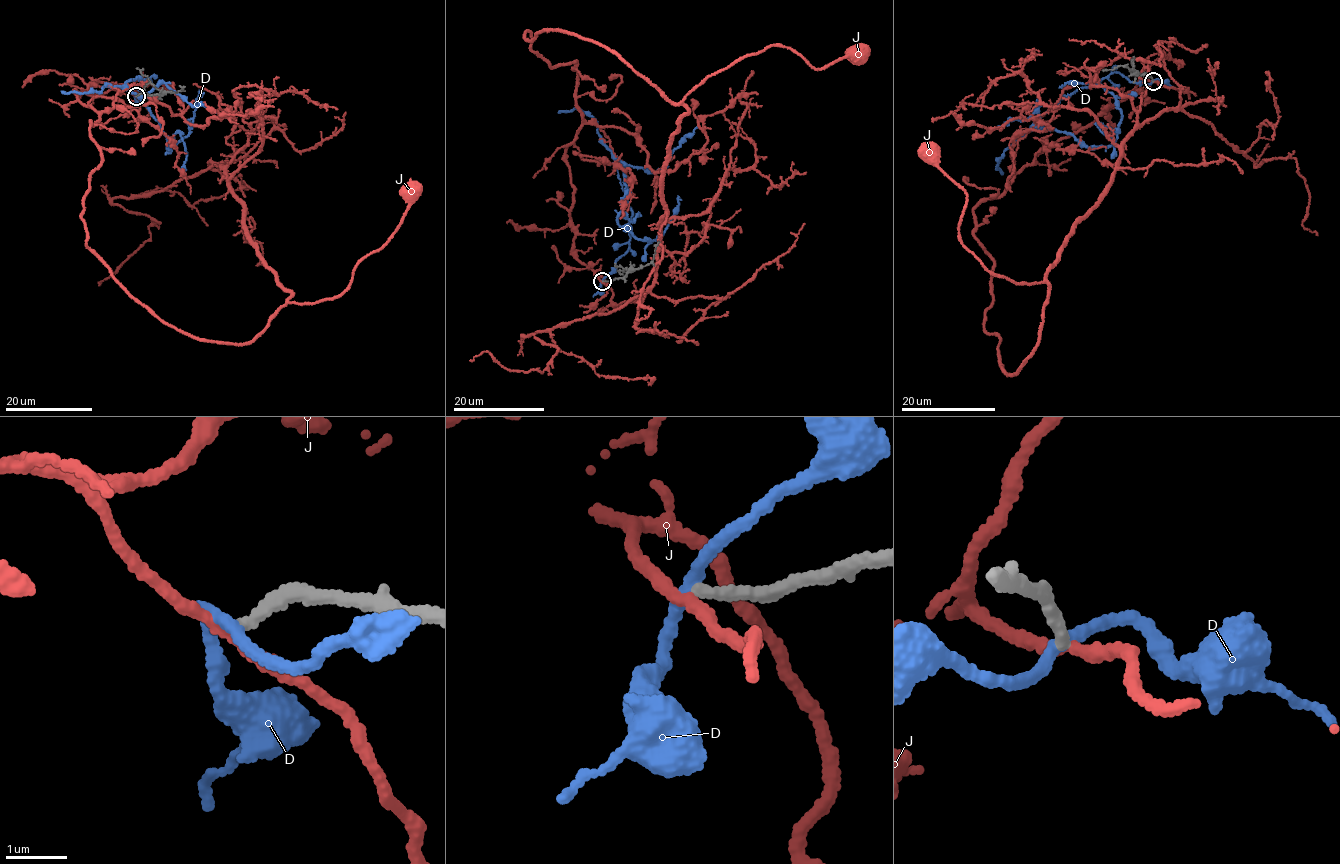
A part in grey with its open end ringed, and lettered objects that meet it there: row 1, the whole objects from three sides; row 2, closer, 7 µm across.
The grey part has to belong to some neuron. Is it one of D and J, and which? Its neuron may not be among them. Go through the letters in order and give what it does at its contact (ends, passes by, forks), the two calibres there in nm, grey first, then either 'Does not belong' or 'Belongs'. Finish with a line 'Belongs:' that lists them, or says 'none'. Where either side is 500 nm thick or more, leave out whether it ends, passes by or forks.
D: It passes by. Thickness 200 nm (grey) against 180 nm. Does not belong
J: It passes by. Thickness 200 nm (grey) against 180 nm. Does not belong
Belongs: none

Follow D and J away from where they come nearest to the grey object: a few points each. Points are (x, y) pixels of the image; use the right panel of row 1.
D: (1152, 81), (1102, 78), (1062, 96), (1035, 127), (1108, 146), (1122, 118), (1115, 97), (1095, 83), (1059, 87)
J: (1153, 81), (973, 210), (993, 261), (983, 329), (1015, 374), (1047, 285), (962, 243), (965, 192), (931, 150)

